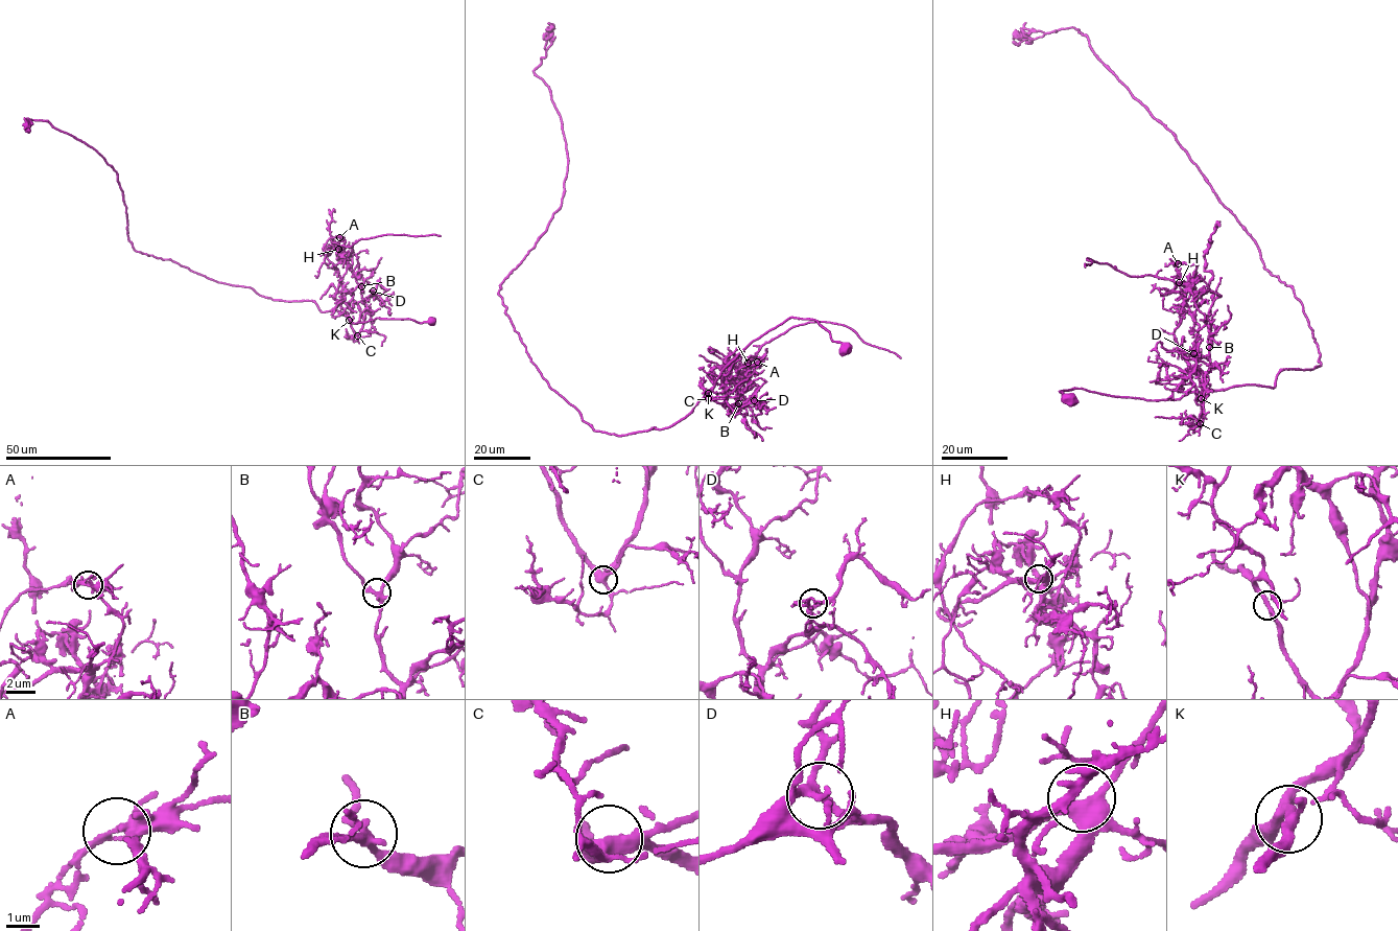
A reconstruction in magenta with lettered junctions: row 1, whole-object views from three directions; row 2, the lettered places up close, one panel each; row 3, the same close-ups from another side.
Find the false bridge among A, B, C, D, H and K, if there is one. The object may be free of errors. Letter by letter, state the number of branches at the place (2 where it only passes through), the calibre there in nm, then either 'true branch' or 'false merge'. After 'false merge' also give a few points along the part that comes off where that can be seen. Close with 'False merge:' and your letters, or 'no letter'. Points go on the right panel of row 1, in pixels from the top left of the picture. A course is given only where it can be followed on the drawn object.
A: branches 5; calibre 240 nm; false merge; course (1178, 263), (1179, 282), (1150, 275), (1131, 277), (1087, 258), (1092, 263), (1084, 263), (1085, 268)
B: branches 3; calibre 240 nm; true branch
C: branches 4; calibre 440 nm; true branch
D: branches 4; calibre 240 nm; true branch
H: branches 4; calibre 380 nm; true branch
K: branches 3; calibre 260 nm; true branch
False merge: A

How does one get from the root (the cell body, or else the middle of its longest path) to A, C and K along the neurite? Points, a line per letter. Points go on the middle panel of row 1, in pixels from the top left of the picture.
A: (845, 349), (816, 320), (789, 317), (752, 341), (713, 388), (714, 369), (732, 363), (747, 374), (757, 361)
C: (845, 349), (816, 320), (789, 317), (752, 341), (731, 361), (705, 397), (708, 398)
K: (845, 349), (840, 342), (832, 341), (828, 330), (816, 320), (789, 317), (752, 341), (721, 371), (708, 393)

